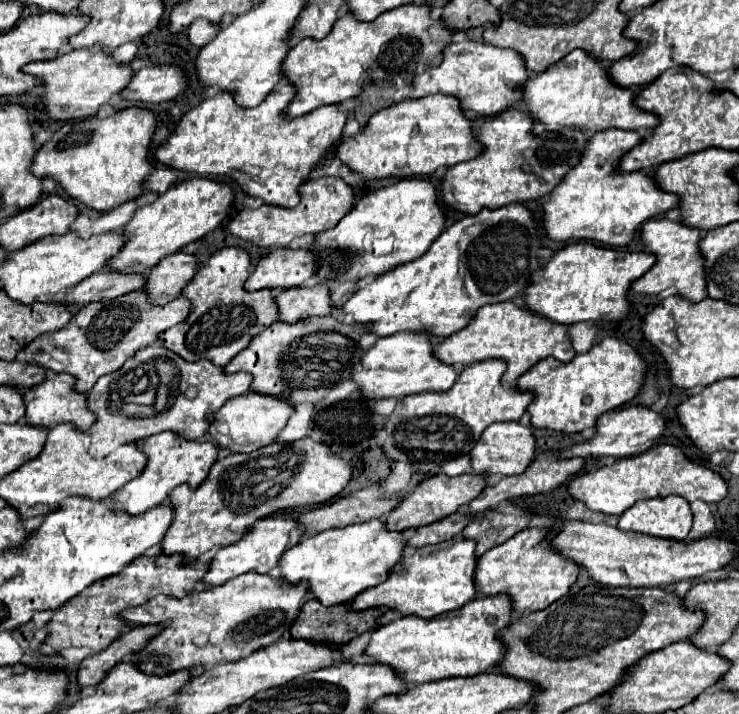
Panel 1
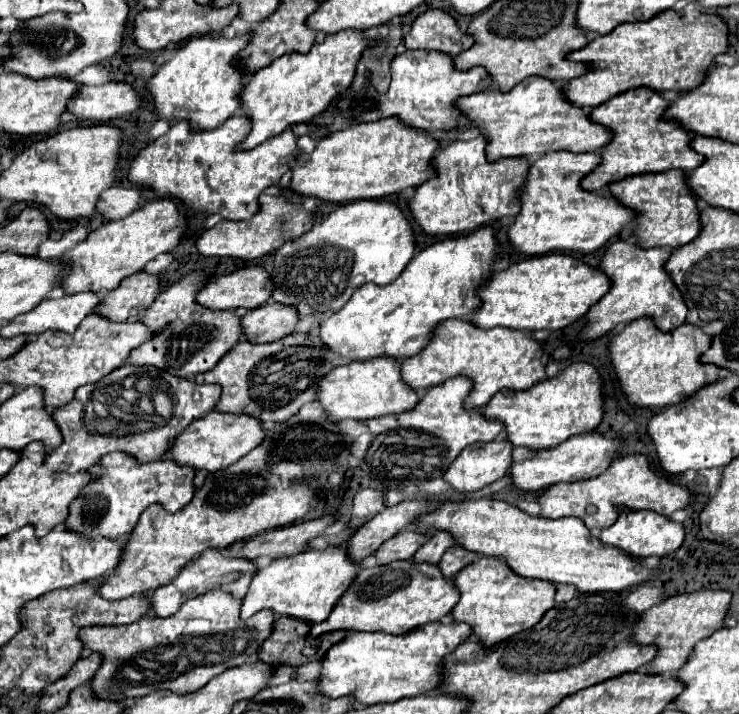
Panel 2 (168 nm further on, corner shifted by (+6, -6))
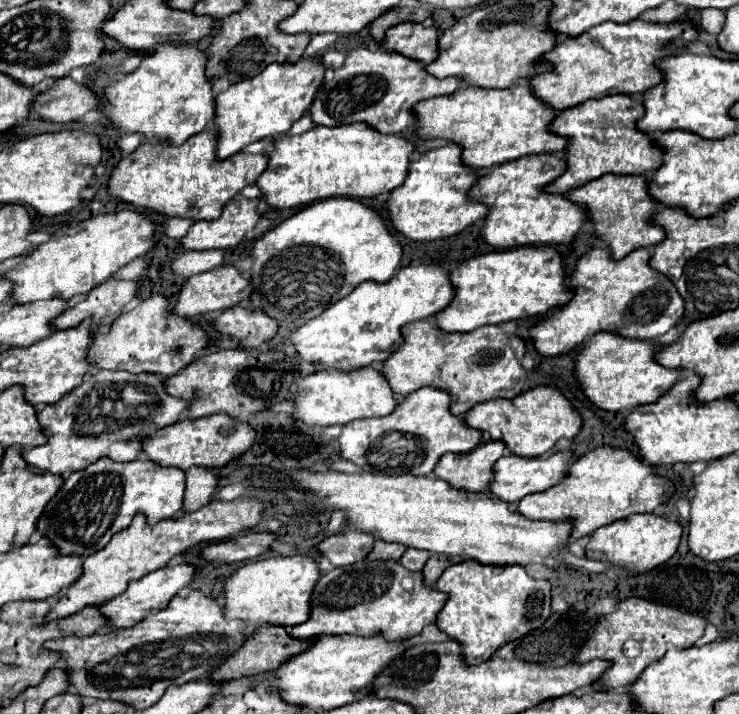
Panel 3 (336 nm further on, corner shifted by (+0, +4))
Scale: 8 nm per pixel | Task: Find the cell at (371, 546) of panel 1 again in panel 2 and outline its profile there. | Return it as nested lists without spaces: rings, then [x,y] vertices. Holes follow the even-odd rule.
[[[329,546],[323,550],[307,550],[289,558],[277,558],[267,568],[253,574],[249,590],[243,596],[241,620],[245,622],[261,610],[273,610],[275,616],[289,616],[309,624],[323,622],[329,616],[333,602],[343,594],[343,590],[347,590],[347,584],[353,580],[357,570],[359,566],[355,562],[349,564],[345,546]]]

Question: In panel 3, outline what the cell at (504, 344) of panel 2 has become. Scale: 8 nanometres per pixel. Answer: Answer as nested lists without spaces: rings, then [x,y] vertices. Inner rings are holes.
[[[419,320],[407,324],[403,336],[403,346],[383,366],[383,374],[397,398],[405,398],[423,386],[435,386],[451,392],[451,412],[463,416],[479,402],[513,398],[525,388],[527,370],[521,366],[521,360],[527,354],[527,342],[519,336],[507,336],[501,324],[457,334],[443,332],[433,320]]]

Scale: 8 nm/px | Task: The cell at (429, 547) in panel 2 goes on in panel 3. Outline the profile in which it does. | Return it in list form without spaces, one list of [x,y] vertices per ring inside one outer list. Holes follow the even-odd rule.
[[[407,548],[407,552],[401,556],[399,562],[409,570],[421,570],[427,560],[429,560],[429,552],[419,552],[417,548]]]

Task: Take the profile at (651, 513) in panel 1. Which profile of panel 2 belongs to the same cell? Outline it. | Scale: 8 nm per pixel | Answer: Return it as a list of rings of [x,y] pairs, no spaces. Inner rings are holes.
[[[651,510],[625,512],[625,514],[621,514],[621,518],[613,526],[601,530],[599,540],[607,546],[619,548],[623,554],[637,558],[637,560],[643,560],[649,556],[663,558],[663,556],[675,552],[683,544],[683,524],[671,522],[669,518],[665,518],[657,512],[651,512]]]

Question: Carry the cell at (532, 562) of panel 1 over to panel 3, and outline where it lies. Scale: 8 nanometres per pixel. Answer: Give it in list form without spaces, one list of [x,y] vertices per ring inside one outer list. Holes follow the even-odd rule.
[[[465,560],[449,566],[435,588],[449,594],[437,626],[463,644],[469,664],[481,664],[499,646],[539,628],[551,614],[551,584],[531,578],[523,566],[485,566],[479,560]]]

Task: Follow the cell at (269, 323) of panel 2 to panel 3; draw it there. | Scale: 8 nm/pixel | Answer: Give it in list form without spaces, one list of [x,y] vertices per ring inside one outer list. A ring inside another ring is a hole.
[[[233,306],[225,310],[217,320],[215,328],[221,334],[235,336],[241,348],[259,348],[263,342],[271,340],[277,334],[277,320],[263,316],[263,312],[251,312],[251,308]]]

